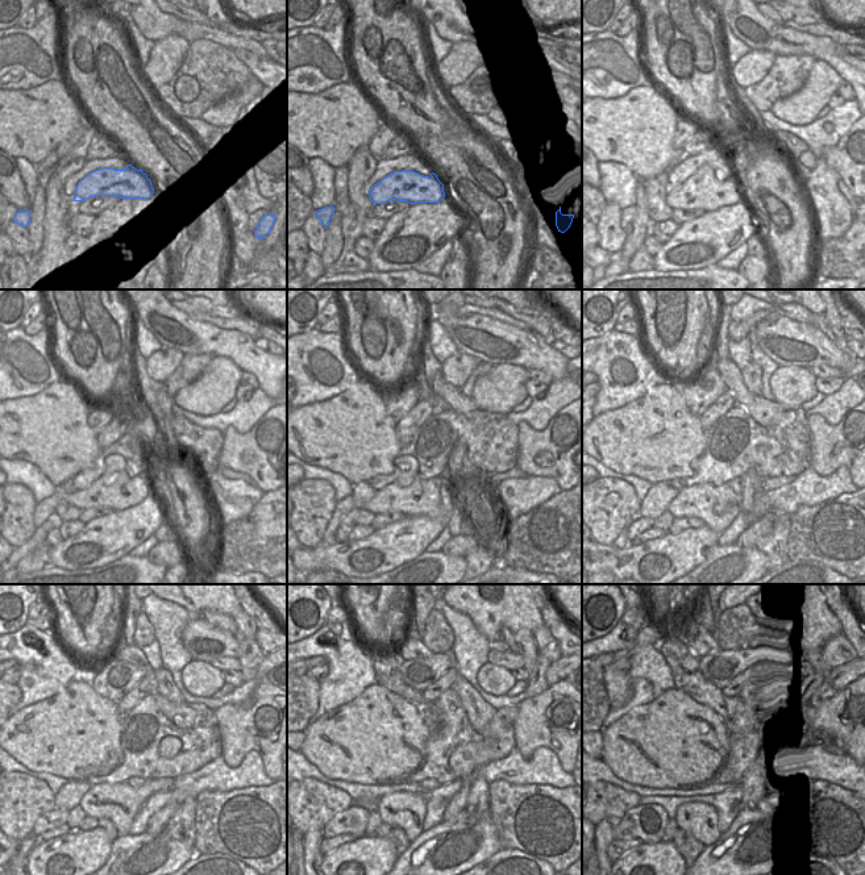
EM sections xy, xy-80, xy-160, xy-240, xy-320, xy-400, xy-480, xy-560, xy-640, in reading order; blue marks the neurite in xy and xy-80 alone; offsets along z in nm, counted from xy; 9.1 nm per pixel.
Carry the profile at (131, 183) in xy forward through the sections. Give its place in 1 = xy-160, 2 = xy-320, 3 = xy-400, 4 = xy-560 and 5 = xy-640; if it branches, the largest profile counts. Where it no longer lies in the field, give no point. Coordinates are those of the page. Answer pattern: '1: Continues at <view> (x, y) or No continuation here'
1: Continues at xy-160 (703, 191)
2: Continues at xy-320 (408, 494)
3: Continues at xy-400 (716, 505)
4: Continues at xy-560 (406, 809)
5: Continues at xy-640 (699, 820).

